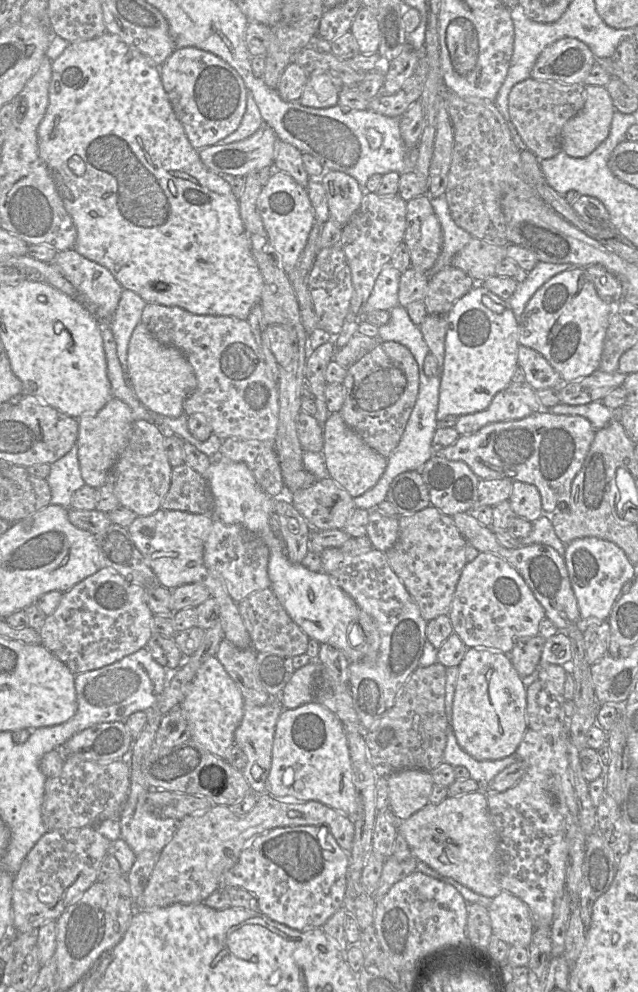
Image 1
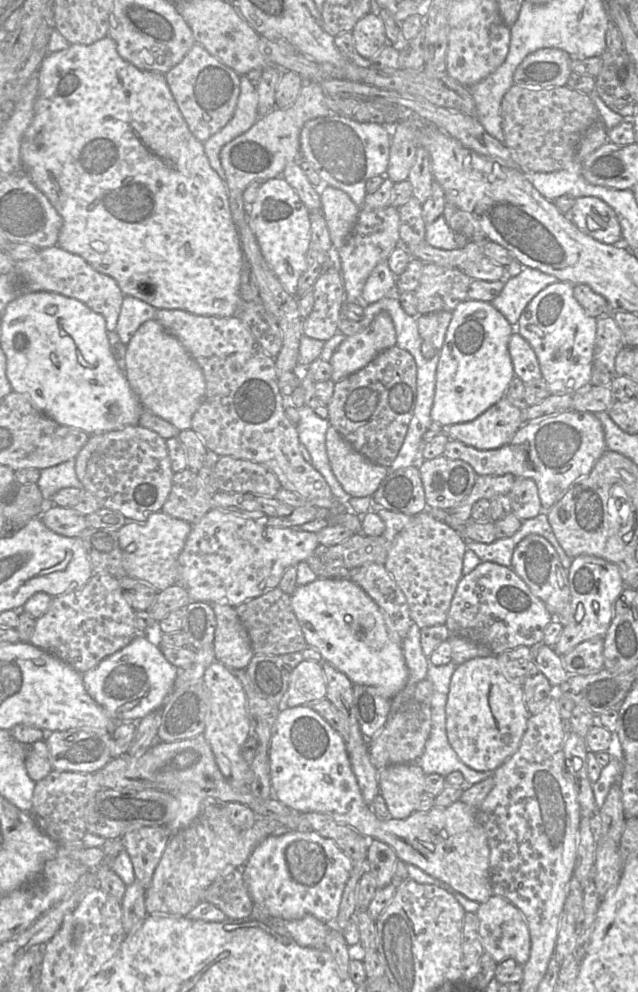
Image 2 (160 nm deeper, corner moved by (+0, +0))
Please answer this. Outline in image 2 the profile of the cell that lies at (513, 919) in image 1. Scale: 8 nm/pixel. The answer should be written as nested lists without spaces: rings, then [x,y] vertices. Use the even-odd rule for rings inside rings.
[[[492,895],[485,903],[481,903],[476,912],[479,919],[479,935],[482,946],[497,963],[514,959],[525,964],[530,955],[530,932],[523,913],[509,900],[499,895]]]

